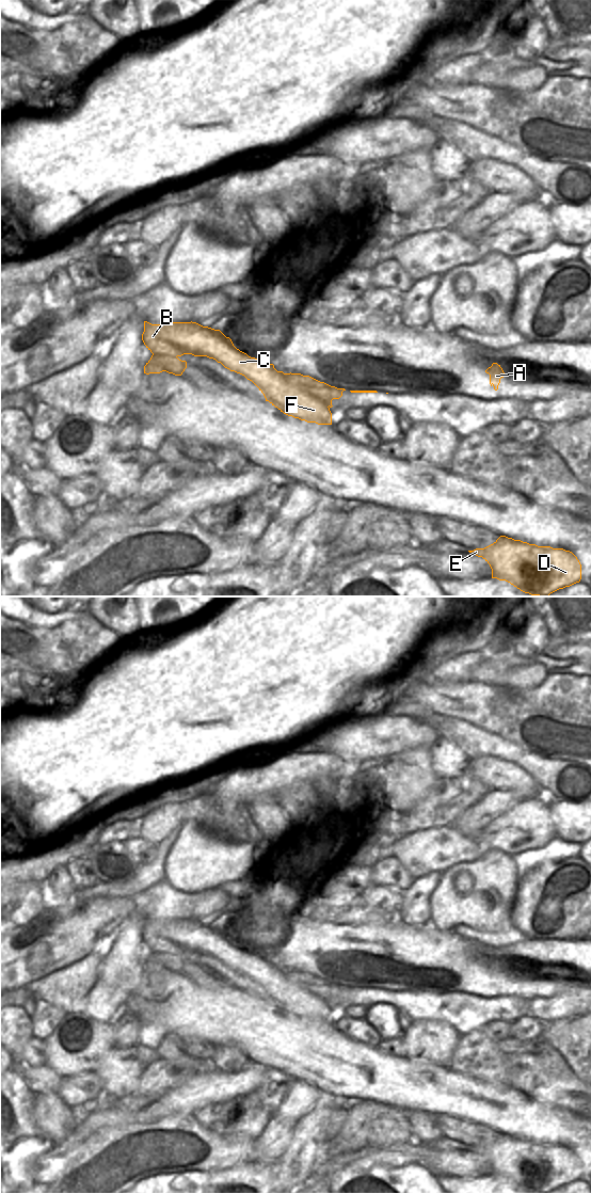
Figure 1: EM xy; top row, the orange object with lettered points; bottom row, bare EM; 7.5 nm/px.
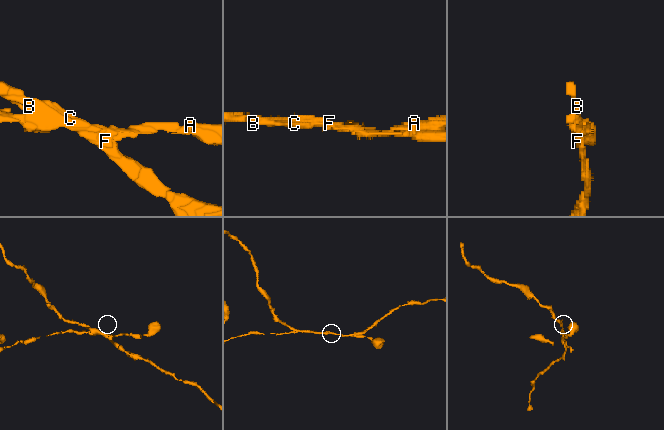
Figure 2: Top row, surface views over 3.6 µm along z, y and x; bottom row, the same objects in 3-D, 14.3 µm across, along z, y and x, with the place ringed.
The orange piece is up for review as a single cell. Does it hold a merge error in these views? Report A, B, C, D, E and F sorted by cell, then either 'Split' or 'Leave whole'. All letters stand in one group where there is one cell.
Groups: A / B C D E F. Split

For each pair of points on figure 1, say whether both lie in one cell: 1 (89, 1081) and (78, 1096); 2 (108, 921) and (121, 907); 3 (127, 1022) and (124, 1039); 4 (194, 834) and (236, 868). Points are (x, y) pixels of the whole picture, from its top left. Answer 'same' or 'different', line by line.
1: same
2: same
3: same
4: same

